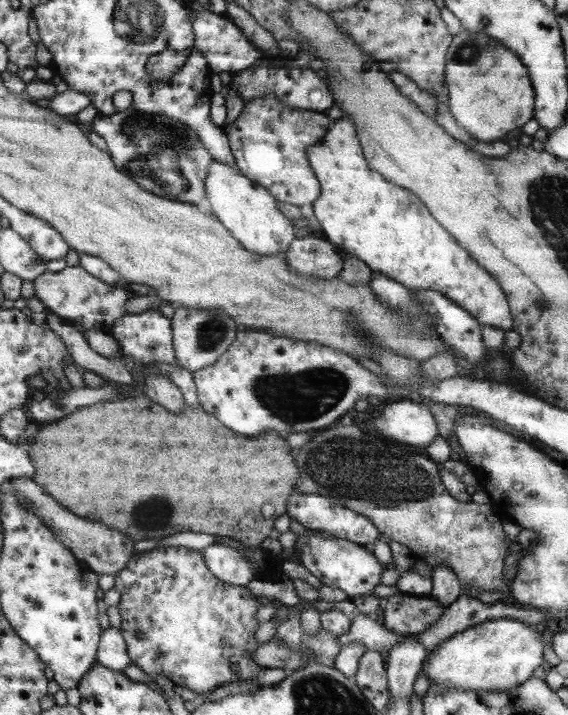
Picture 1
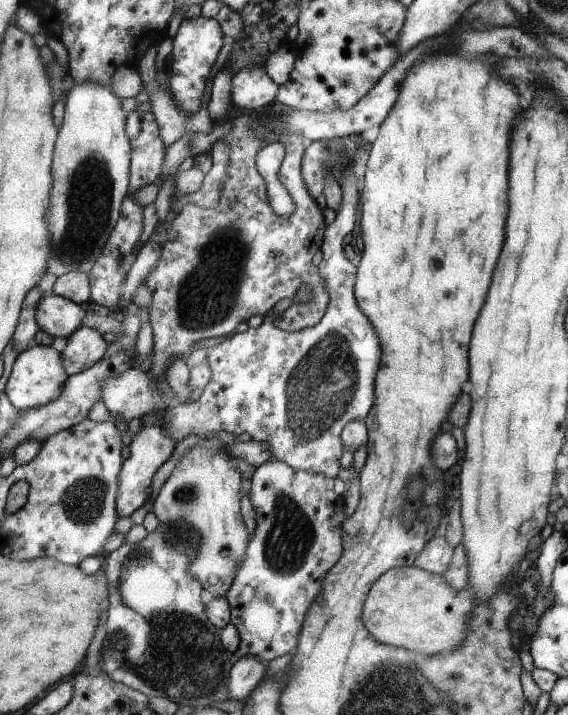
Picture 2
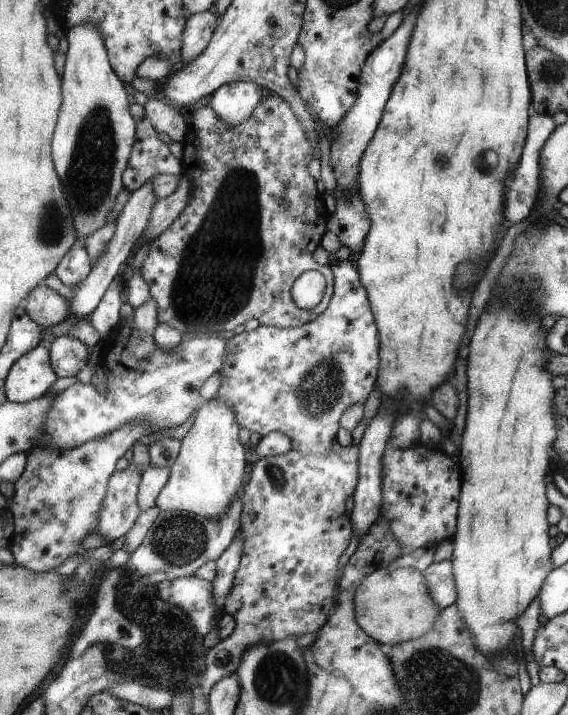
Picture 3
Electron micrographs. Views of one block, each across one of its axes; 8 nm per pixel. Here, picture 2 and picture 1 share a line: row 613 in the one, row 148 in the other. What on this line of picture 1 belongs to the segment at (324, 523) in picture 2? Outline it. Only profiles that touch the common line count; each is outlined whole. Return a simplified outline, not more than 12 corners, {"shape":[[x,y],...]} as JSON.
{"shape":[[275,94],[222,129],[241,173],[300,207],[331,124]]}

